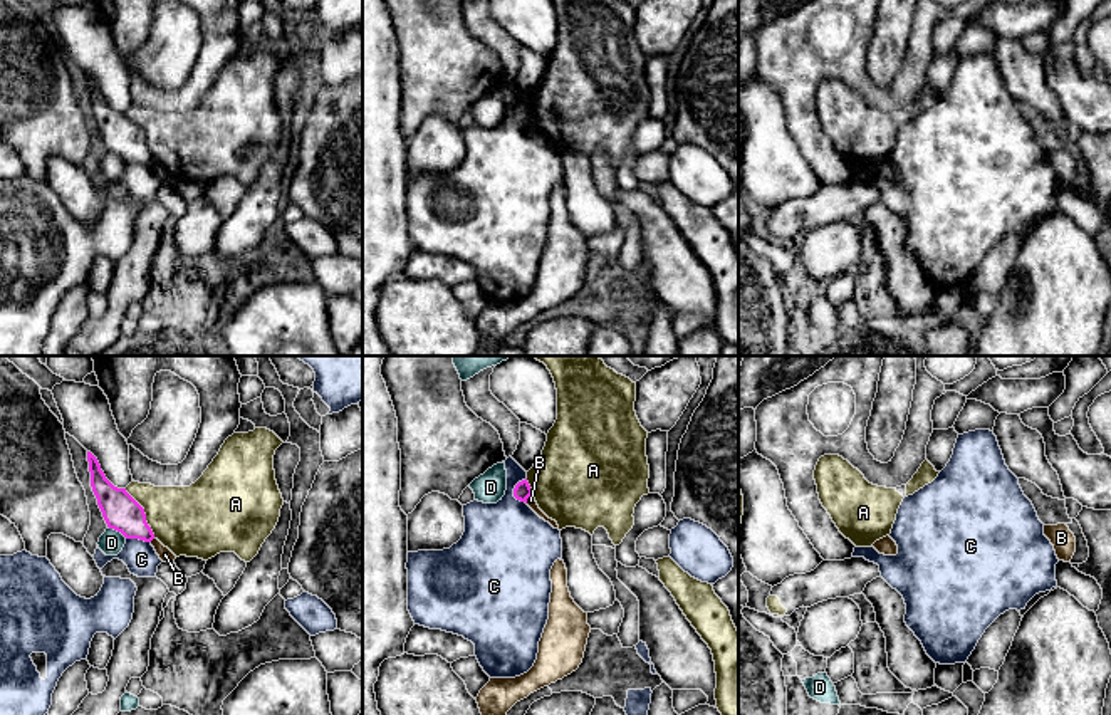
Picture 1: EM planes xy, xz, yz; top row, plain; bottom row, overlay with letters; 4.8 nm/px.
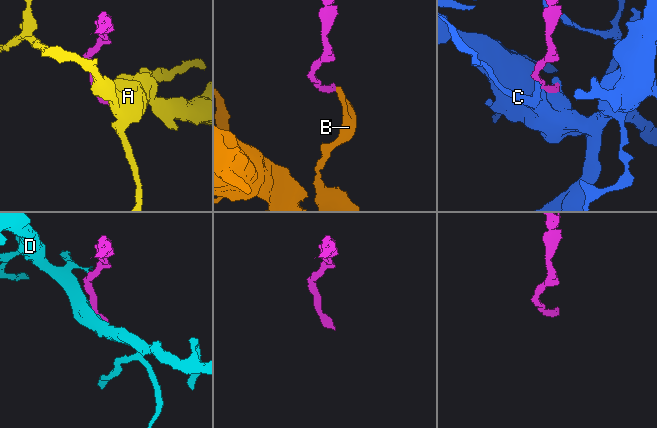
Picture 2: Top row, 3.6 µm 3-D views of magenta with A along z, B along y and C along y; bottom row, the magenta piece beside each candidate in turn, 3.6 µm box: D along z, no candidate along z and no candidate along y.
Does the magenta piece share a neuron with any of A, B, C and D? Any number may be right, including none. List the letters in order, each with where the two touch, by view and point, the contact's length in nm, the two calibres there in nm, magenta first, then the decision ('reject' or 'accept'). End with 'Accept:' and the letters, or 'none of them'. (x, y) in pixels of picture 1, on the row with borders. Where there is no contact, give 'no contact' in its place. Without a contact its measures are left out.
A: contact xy (145, 514); length 280 nm; calibres 180 and 340 nm; reject
B: contact xz (527, 497); length 50 nm; calibres 90 and 50 nm; reject
C: contact xz (514, 492); length 140 nm; calibres 90 and 400 nm; reject
D: contact xy (118, 531); length 110 nm; calibres 180 and 120 nm; reject
Accept: none of them

